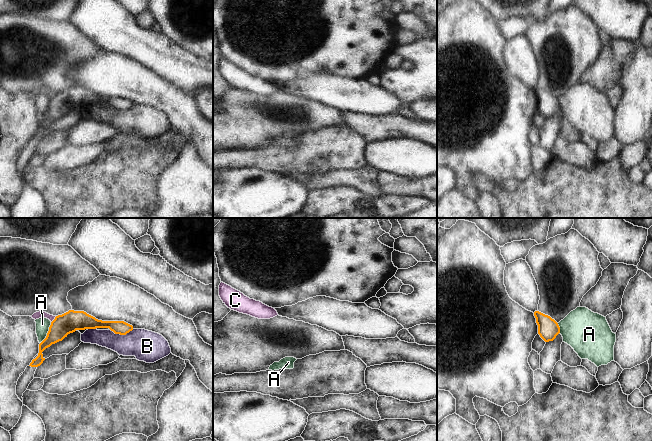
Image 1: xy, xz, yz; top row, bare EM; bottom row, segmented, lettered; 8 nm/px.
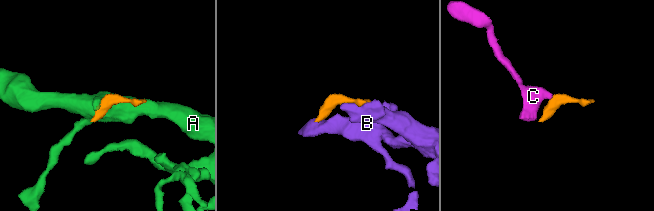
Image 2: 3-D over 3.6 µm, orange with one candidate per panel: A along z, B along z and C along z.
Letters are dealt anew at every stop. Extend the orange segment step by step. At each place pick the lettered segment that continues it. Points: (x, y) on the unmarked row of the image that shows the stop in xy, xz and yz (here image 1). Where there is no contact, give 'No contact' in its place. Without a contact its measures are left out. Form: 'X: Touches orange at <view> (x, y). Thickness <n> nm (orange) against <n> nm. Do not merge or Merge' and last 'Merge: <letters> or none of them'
A: Touches orange at xy (47, 109). Thickness 170 nm (orange) against 110 nm. Do not merge
B: Touches orange at xy (121, 110). Thickness 110 nm (orange) against 240 nm. Do not merge
C: Touches orange at xy (54, 95). Thickness 170 nm (orange) against 60 nm. Do not merge
Merge: none of them

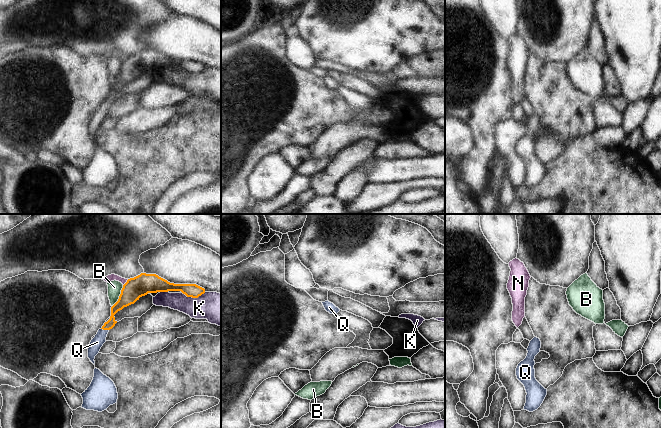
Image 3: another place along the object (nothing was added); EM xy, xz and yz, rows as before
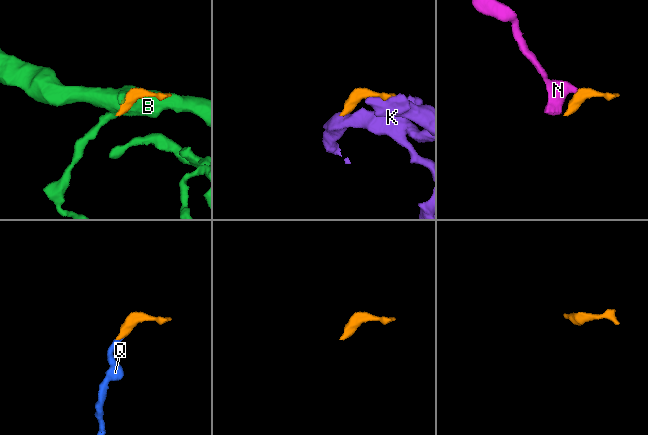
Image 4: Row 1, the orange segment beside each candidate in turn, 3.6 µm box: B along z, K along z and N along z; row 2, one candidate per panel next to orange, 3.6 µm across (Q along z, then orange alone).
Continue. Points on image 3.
B: Touches orange at xy (119, 72). Thickness 170 nm (orange) against 110 nm. Do not merge
K: Touches orange at xy (193, 73). Thickness 110 nm (orange) against 260 nm. Do not merge
N: Touches orange at xy (126, 58). Thickness 170 nm (orange) against 60 nm. Do not merge
Q: Touches orange at xy (105, 105). Thickness 80 nm (orange) against 100 nm. Merge
Merge: Q

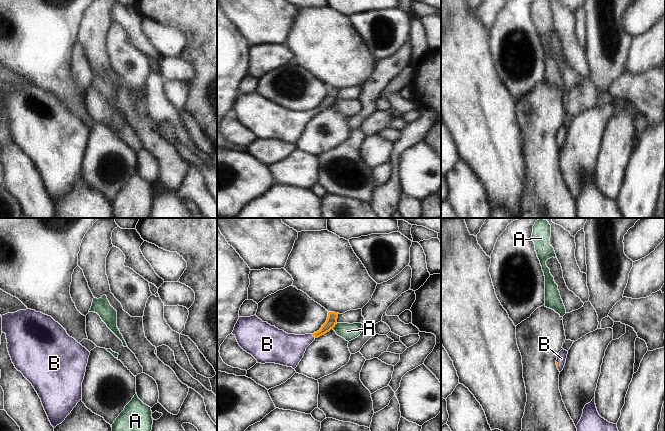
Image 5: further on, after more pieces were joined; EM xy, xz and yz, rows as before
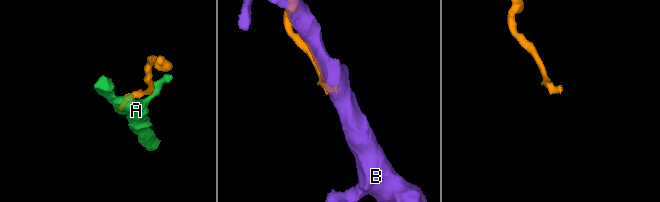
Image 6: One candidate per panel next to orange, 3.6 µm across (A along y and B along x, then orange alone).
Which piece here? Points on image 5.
A: Touches orange at xz (334, 102). Thickness 90 nm (orange) against 130 nm. Do not merge
B: Touches orange at xz (313, 111). Thickness 90 nm (orange) against 260 nm. Merge
Merge: B

